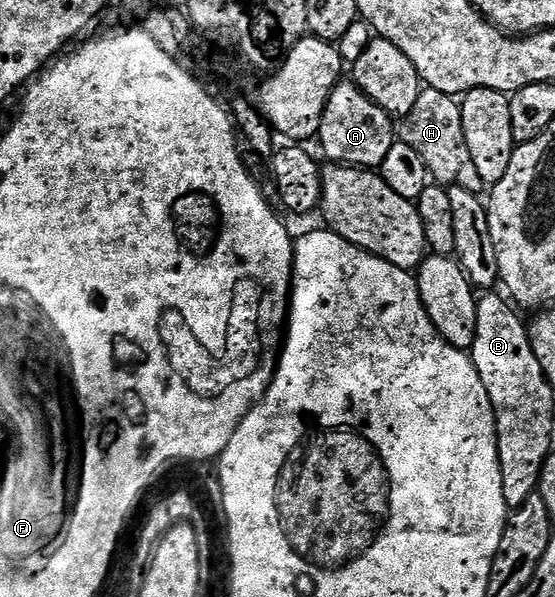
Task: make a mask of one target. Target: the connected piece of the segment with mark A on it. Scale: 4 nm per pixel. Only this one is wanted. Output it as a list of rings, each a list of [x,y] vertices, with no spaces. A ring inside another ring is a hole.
[[[352,80],[339,81],[328,96],[328,104],[322,113],[316,142],[322,145],[331,163],[359,168],[381,167],[388,148],[396,141],[396,126],[391,115],[384,112]]]

